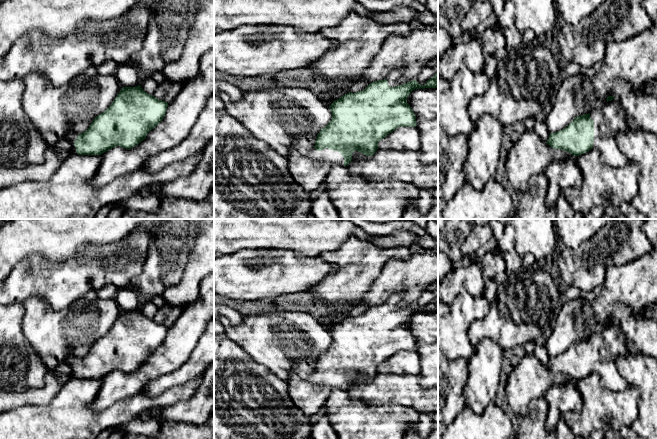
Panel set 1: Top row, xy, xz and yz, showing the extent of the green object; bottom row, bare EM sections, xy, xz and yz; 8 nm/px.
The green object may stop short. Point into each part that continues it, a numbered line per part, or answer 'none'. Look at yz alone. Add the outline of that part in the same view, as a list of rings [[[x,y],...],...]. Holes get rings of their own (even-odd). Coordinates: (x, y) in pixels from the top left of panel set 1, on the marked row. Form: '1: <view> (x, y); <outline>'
1: yz (609, 120); [[[616,99],[608,101],[600,110],[590,113],[594,121],[593,148],[598,149],[601,162],[611,167],[623,167],[630,160],[618,147],[615,135],[629,128],[625,115],[620,110]]]

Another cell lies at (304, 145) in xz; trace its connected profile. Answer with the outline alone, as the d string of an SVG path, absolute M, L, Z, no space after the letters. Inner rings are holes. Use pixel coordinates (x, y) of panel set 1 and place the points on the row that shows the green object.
M271 87L248 91L243 92L242 97L237 101L233 101L223 92L218 95L225 105L225 111L230 116L285 159L292 146L301 154L307 155L314 149L320 130L332 119L330 107L314 93L304 88Z

